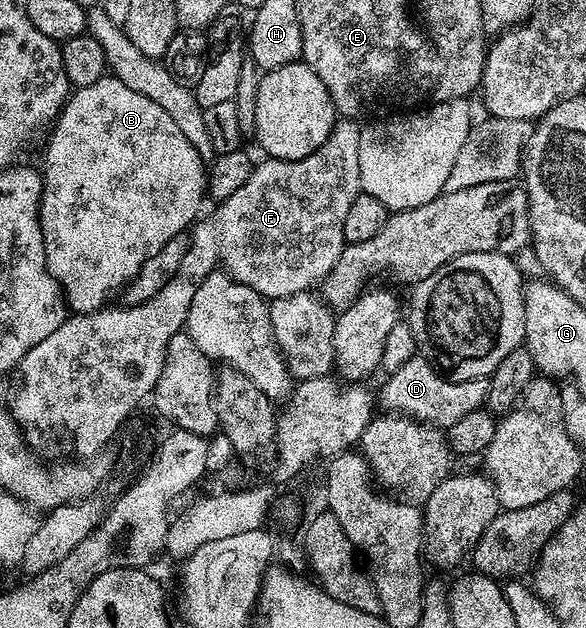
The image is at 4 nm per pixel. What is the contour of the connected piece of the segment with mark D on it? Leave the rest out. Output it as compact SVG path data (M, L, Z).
M416 356L401 364L397 372L387 374L387 383L383 391L378 391L377 398L382 409L387 412L406 414L408 418L416 418L428 426L446 428L457 424L468 412L484 409L489 392L487 378L474 378L468 382L452 382L443 377L426 358Z

